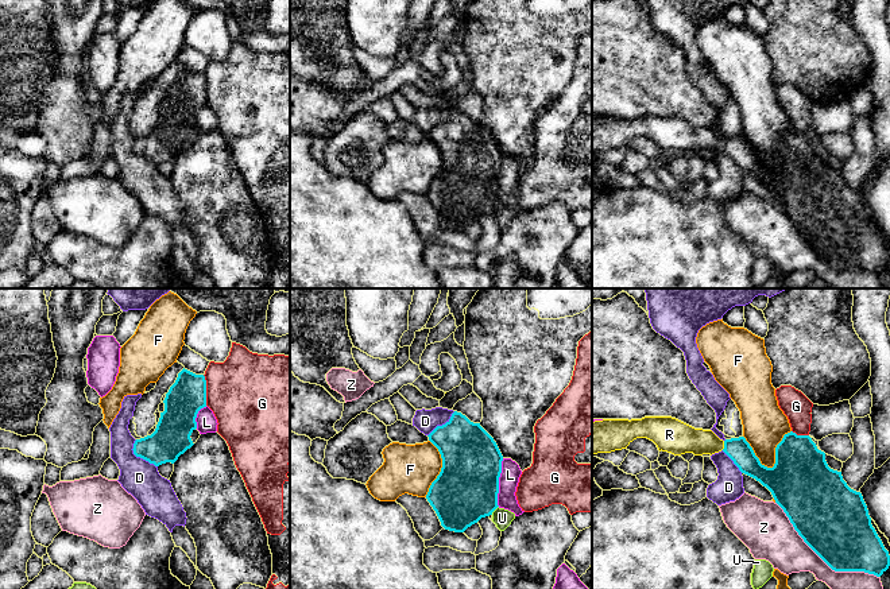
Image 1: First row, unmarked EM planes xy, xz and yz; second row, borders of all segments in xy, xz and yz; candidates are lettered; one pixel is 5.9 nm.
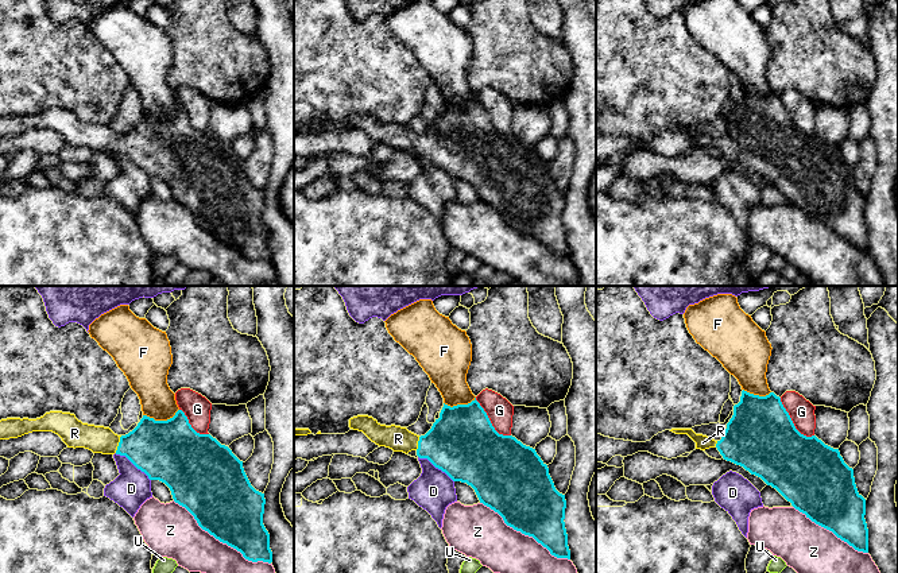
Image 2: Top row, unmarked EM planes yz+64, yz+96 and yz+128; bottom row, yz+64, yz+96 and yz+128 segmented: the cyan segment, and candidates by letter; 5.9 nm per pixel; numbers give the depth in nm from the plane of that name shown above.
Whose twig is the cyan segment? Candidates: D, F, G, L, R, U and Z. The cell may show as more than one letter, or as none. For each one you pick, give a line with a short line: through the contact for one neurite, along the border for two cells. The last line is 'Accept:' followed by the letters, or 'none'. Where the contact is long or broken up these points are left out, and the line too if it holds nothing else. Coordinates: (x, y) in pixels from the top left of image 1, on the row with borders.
R: yz (738, 449), (724, 445), (684, 438)
Accept: R

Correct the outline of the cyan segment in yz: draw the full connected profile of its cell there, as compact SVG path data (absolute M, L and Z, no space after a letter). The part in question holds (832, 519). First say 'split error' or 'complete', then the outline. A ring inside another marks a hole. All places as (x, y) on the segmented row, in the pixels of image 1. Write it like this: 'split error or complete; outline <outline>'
split error; outline M645 416L642 419L603 419L592 422L592 454L611 453L626 449L634 439L647 438L658 450L674 456L693 453L694 456L724 452L739 470L766 487L775 503L783 509L790 523L804 542L835 571L864 571L881 577L890 566L890 555L871 524L867 505L860 492L851 489L843 480L841 472L833 470L825 461L825 453L819 450L809 435L790 431L775 447L775 464L767 468L761 464L744 437L720 439L712 430L694 429L672 416Z

